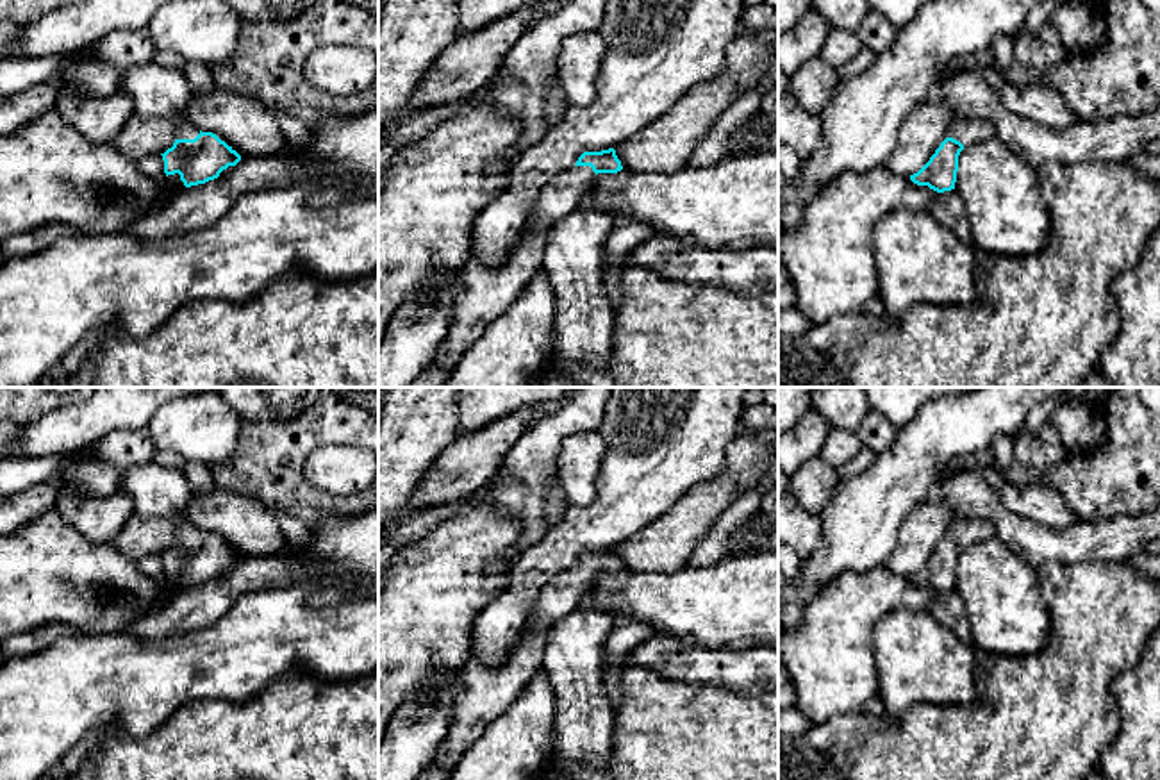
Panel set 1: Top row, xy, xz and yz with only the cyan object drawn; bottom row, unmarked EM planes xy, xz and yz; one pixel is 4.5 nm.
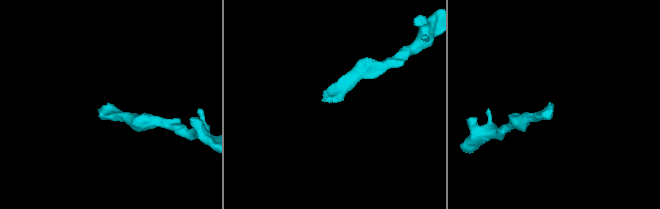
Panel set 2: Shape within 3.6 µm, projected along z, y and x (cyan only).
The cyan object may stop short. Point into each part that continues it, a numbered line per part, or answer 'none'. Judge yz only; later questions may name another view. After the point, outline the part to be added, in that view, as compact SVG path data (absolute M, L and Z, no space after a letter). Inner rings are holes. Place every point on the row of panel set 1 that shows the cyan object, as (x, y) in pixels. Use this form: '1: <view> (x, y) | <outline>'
1: yz (969, 132) | M957 118L946 137L957 139L967 148L996 137L996 130L989 121Z

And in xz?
1: xz (484, 291) | M575 166L557 175L541 189L516 245L500 264L485 266L473 255L466 261L459 271L448 334L434 350L428 366L453 368L487 325L509 309L541 268L551 227L576 209L594 177L591 166Z

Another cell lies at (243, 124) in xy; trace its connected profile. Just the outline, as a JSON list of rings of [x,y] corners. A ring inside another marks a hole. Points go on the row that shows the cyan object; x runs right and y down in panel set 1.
[[[216,86],[189,100],[186,118],[198,130],[216,134],[241,157],[277,157],[287,146],[277,120],[264,105]]]

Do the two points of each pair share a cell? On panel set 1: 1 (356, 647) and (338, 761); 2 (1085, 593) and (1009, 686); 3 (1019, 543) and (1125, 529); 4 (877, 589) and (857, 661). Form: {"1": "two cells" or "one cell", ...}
{"1": "two cells", "2": "one cell", "3": "one cell", "4": "one cell"}

